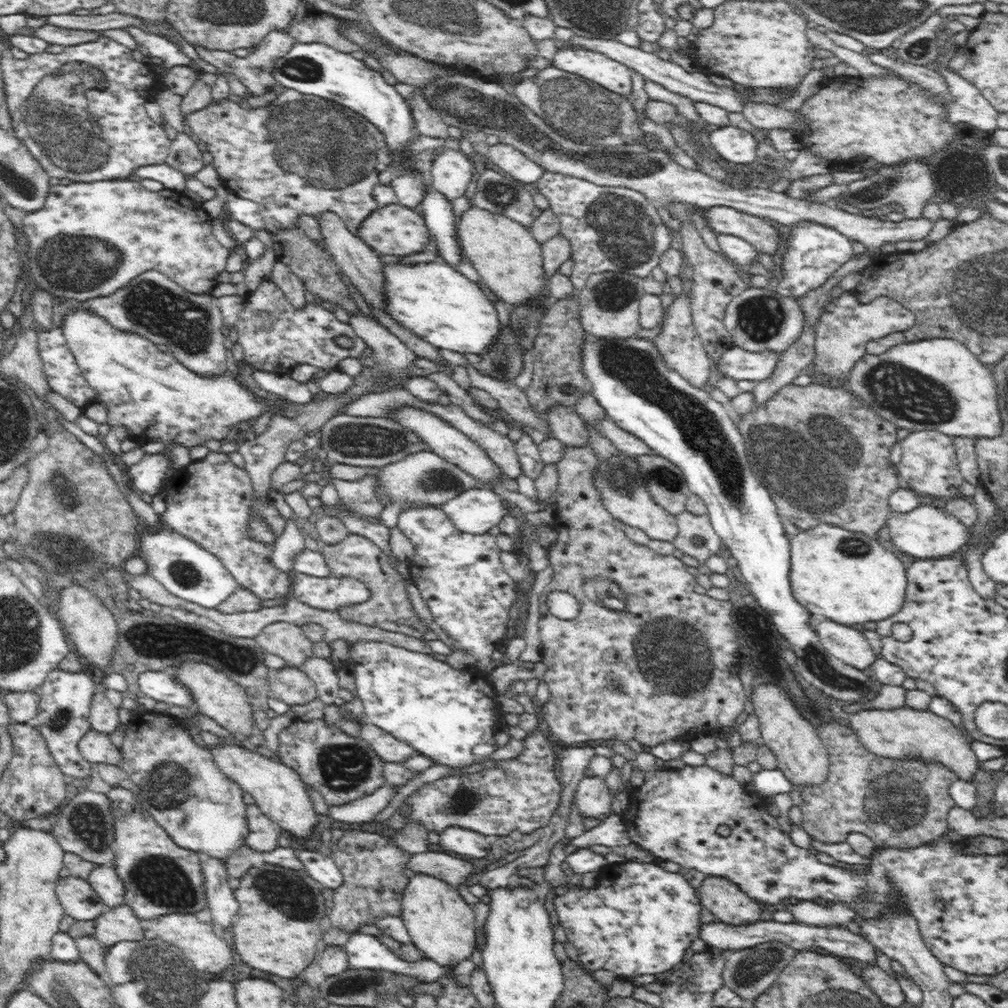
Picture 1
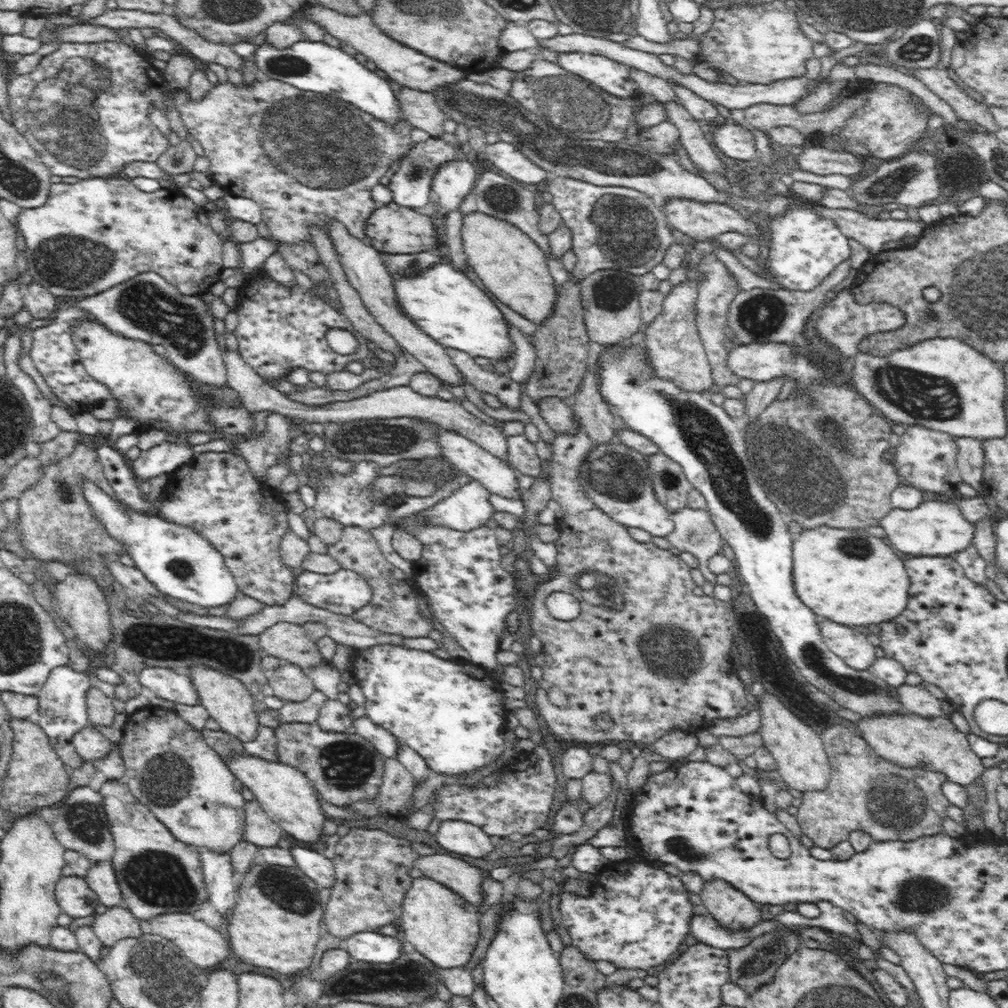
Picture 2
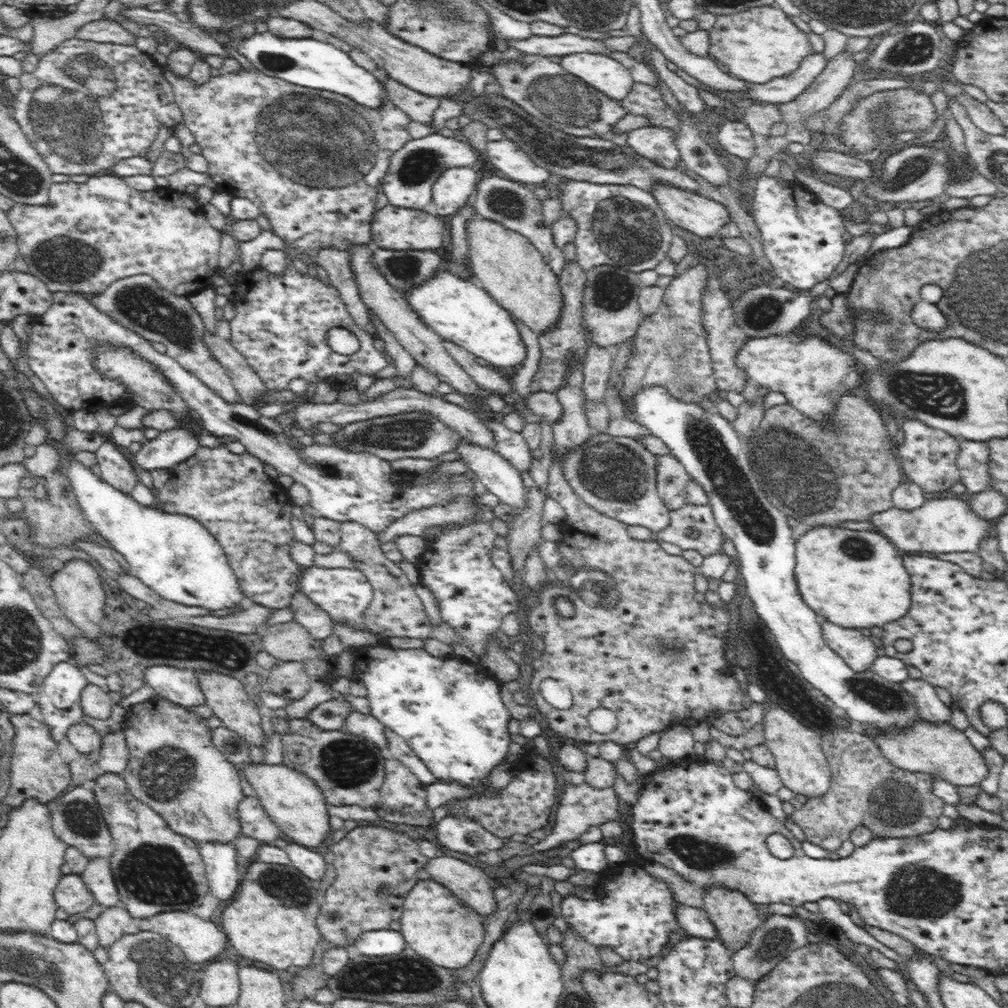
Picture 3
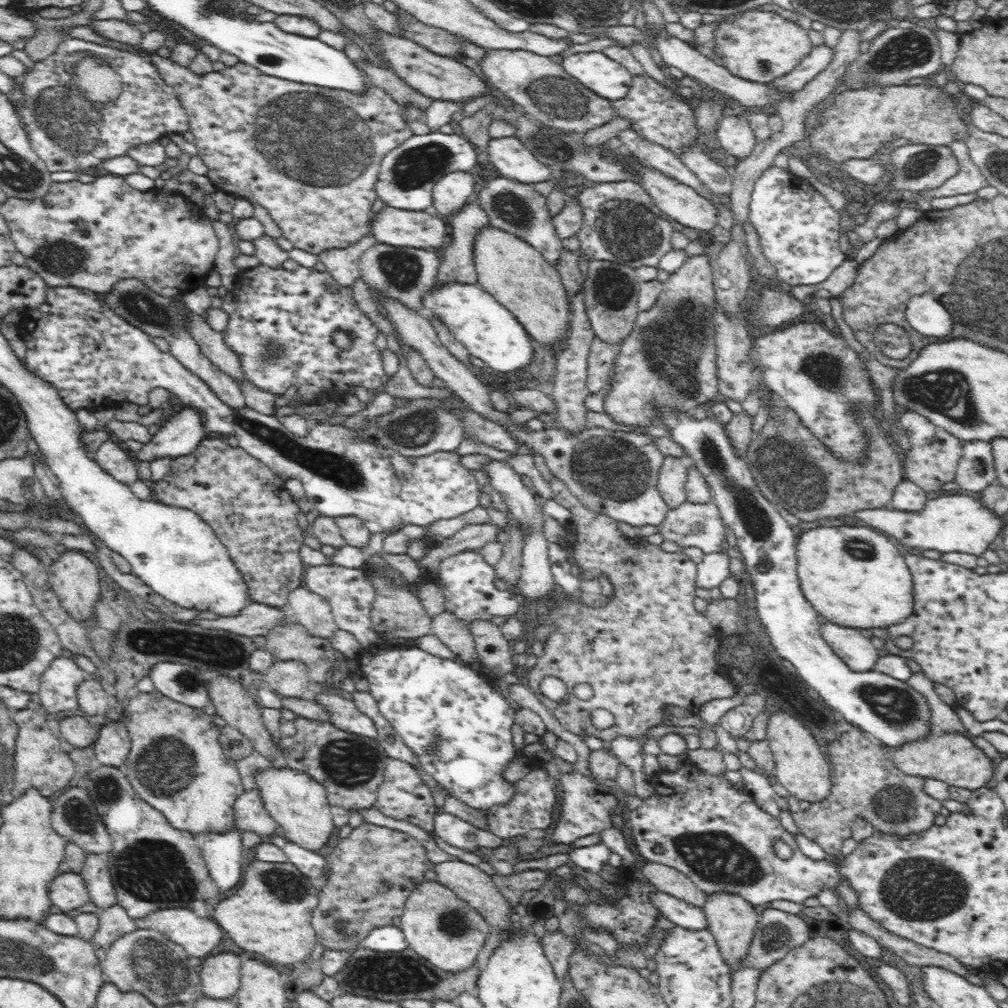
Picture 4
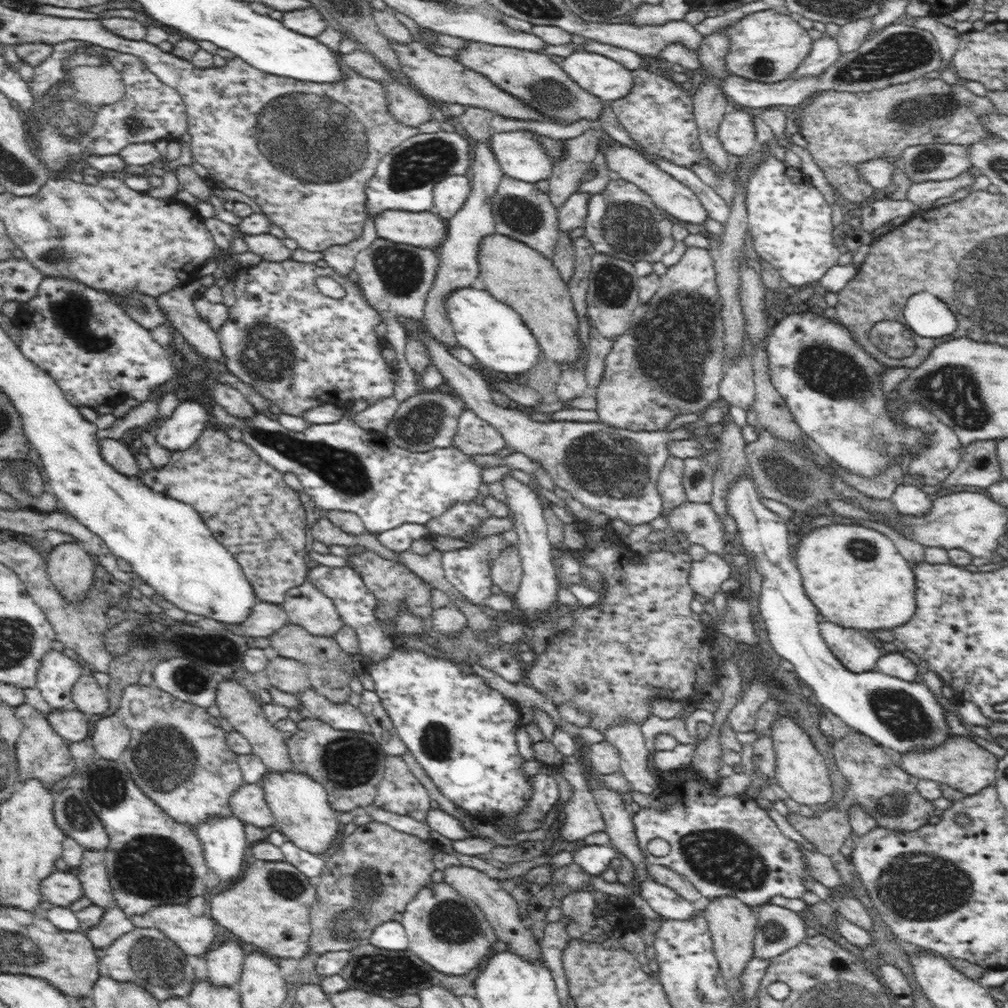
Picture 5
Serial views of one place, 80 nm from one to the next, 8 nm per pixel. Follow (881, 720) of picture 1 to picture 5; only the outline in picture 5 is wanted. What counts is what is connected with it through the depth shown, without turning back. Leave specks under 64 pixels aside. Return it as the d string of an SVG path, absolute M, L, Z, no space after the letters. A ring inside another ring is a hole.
M956 736L946 739L940 747L903 754L901 768L917 779L944 783L954 790L959 790L964 796L970 796L980 792L983 788L994 786L998 761L998 757L988 751L988 747L984 749L970 739Z

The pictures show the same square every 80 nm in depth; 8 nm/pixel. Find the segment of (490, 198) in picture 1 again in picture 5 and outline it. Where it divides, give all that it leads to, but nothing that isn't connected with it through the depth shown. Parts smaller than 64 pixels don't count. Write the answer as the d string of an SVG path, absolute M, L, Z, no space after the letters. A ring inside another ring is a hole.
M504 176L491 203L494 213L495 233L518 240L548 259L554 257L561 231L557 207L552 204L547 192L538 190L535 184Z

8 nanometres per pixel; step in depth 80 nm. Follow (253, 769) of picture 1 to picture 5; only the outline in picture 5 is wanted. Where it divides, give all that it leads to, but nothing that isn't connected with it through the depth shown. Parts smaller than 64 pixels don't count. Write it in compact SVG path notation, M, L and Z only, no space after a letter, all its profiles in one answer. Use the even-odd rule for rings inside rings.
M297 771L267 773L260 783L264 787L267 805L275 818L274 829L309 853L323 854L330 848L342 823L338 820L338 813L330 807L324 786Z

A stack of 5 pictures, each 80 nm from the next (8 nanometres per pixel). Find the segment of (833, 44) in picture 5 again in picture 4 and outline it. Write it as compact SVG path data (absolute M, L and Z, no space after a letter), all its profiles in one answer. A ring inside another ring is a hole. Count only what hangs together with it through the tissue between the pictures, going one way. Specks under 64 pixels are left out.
M825 42L814 45L794 70L772 83L779 90L796 90L798 92L832 62L833 50L834 48L828 46Z

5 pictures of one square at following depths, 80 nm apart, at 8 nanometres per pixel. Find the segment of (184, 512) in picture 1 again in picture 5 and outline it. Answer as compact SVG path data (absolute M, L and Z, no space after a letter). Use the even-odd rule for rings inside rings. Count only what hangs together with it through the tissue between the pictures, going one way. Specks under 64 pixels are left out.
M204 426L188 448L172 450L166 464L138 477L150 489L194 507L216 541L231 551L259 601L282 605L291 589L307 582L303 496L286 484L283 473L245 442L229 437L227 430Z

